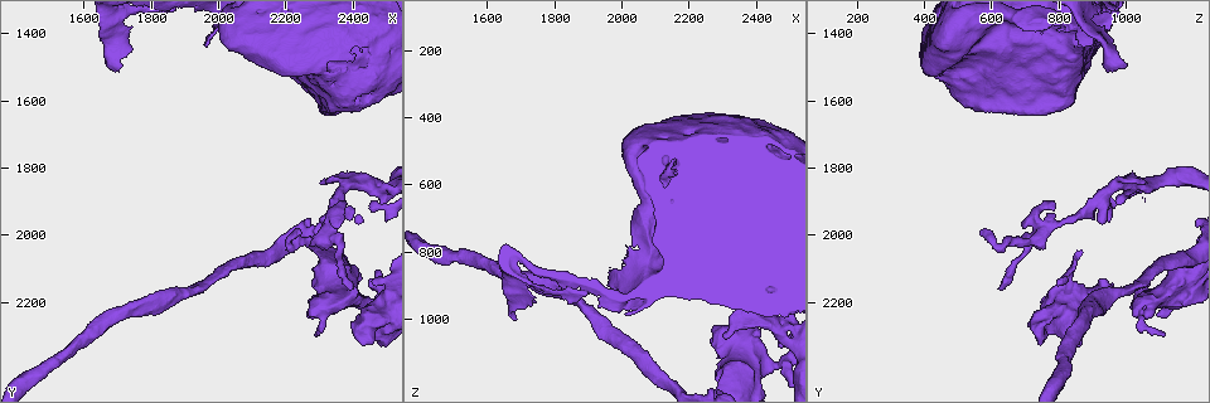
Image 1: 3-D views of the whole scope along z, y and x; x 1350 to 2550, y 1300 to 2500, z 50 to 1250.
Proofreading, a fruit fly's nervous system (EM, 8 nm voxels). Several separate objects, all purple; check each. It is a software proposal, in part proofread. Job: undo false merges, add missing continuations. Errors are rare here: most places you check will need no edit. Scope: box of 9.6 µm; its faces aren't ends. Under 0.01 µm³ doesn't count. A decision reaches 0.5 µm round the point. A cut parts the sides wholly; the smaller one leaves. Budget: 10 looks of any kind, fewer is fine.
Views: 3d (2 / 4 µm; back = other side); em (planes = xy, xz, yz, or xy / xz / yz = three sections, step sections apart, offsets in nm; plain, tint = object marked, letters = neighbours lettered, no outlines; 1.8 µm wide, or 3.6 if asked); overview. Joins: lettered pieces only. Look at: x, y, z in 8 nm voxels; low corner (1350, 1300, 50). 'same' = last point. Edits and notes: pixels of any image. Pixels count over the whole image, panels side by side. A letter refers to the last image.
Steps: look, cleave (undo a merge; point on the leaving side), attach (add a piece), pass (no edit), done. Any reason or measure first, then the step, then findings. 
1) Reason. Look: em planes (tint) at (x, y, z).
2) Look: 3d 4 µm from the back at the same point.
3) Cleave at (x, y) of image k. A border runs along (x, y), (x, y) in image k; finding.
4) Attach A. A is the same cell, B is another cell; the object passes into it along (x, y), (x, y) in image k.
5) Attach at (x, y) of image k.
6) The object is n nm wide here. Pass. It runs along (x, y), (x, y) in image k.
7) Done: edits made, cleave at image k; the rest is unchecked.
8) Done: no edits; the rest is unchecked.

An open end. Look: em 3.6 µm planes (letters) at (2240, 1980, 570).

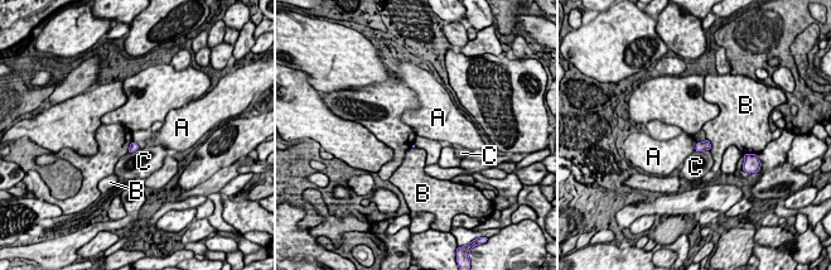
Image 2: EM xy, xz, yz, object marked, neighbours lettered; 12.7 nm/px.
Pass. A, B and C are other cells; none of them fits.

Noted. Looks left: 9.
An open end. Look: em planes (letters) at (2380, 1920, 790).

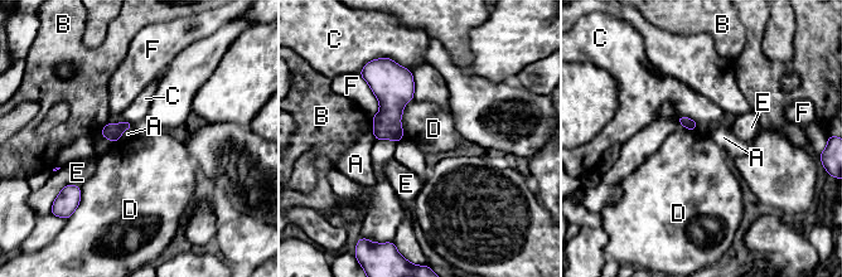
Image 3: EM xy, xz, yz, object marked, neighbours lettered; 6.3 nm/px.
Pass. A, B, C, D, E and F are other cells; a border runs along (414, 98), (403, 107), (401, 139) in image 3; none of them fits.

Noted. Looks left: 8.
Thin end. Look: 3d 4 µm at (2310, 1840, 1060).

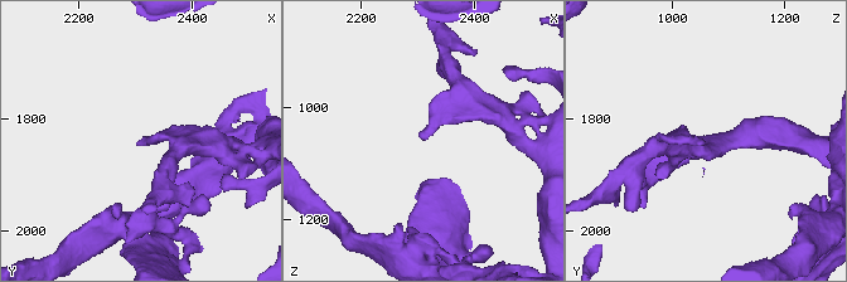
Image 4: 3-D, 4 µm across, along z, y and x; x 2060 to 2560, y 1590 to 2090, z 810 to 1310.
Shape alone is not enough. Look: em xz step 4 (tint) at (2305, 1840, 1050).

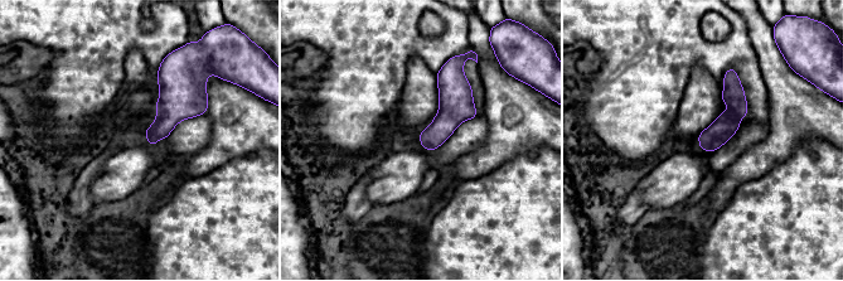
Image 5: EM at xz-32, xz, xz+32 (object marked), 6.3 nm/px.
Look: em planes (letters) at the same point.

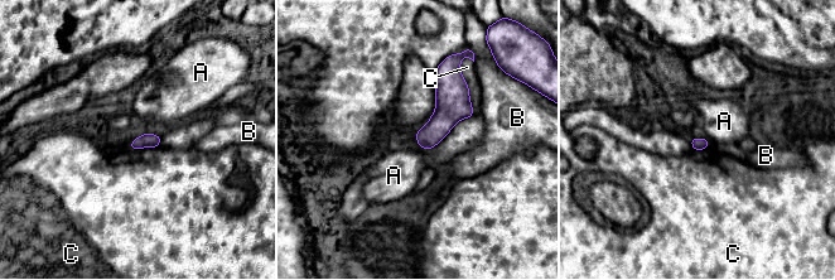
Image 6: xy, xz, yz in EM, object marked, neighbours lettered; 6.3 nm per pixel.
Pass. A, B and C are other cells; a border runs along (418, 144), (426, 150) in image 6; none of them fits.

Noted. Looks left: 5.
Sharp bend. Look: 3d 2 µm at (2300, 2250, 1040).

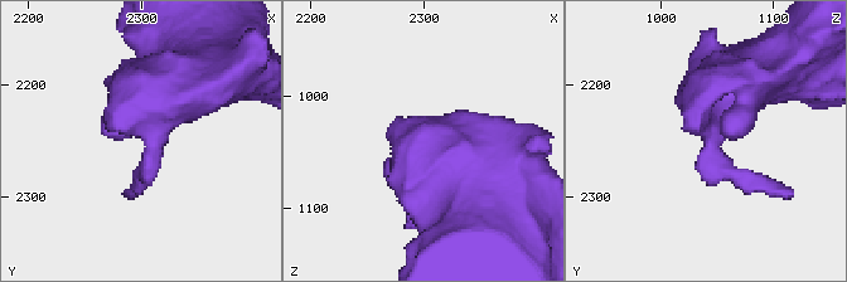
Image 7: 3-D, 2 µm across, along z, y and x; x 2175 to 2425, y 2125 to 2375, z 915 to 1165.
Now the EM. Look: em yz step 8 (tint) at (2304, 2248, 1042).

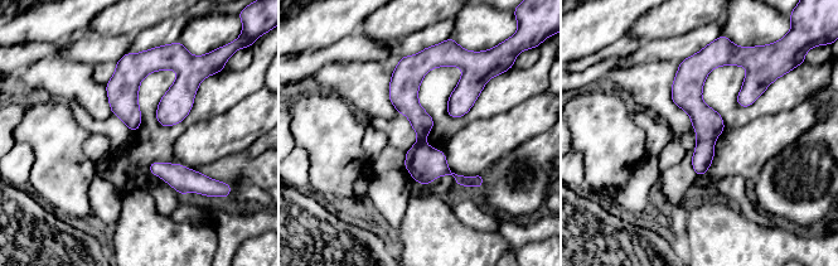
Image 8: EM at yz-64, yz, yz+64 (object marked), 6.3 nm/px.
Cut it another way. Look: em planes (letters) at the same point.

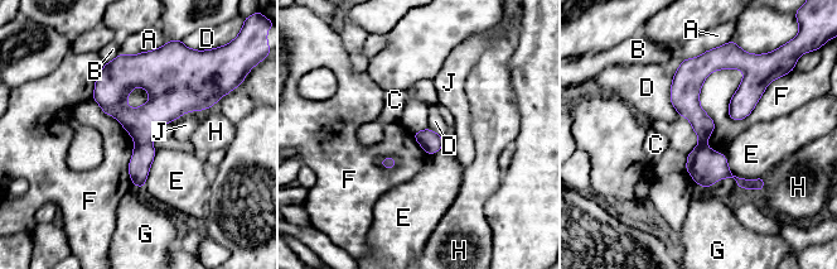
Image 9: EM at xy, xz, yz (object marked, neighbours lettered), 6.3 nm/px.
Pass. A, B, C, D, E, F, G, H and J are other cells; a border runs along (741, 70), (706, 77), (711, 119) in image 9; one cell here.

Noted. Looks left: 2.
Done: no edits; the rest is unchecked.

